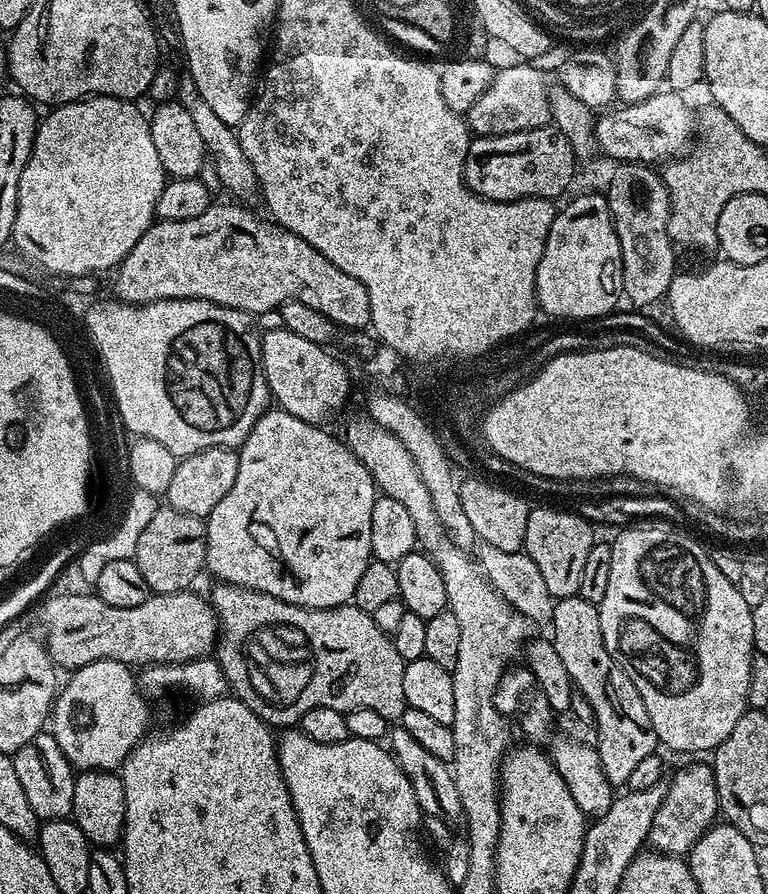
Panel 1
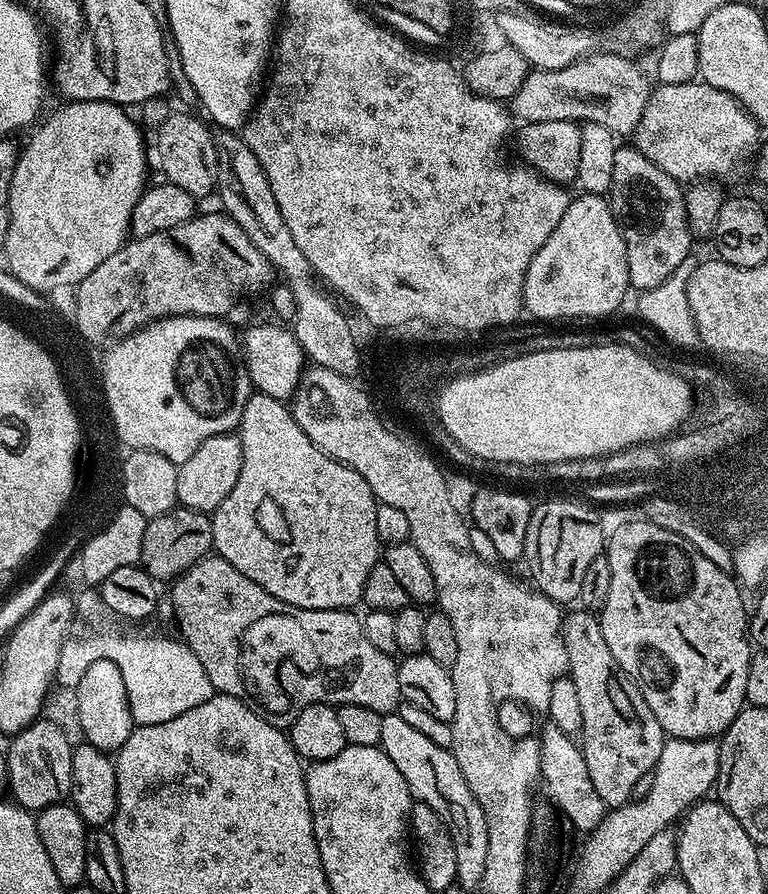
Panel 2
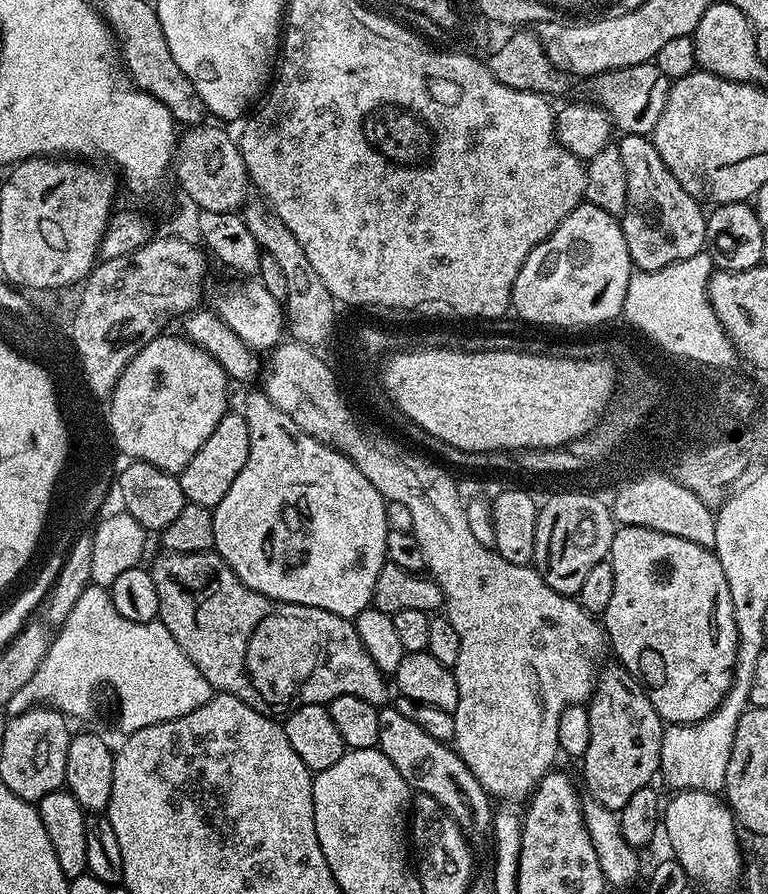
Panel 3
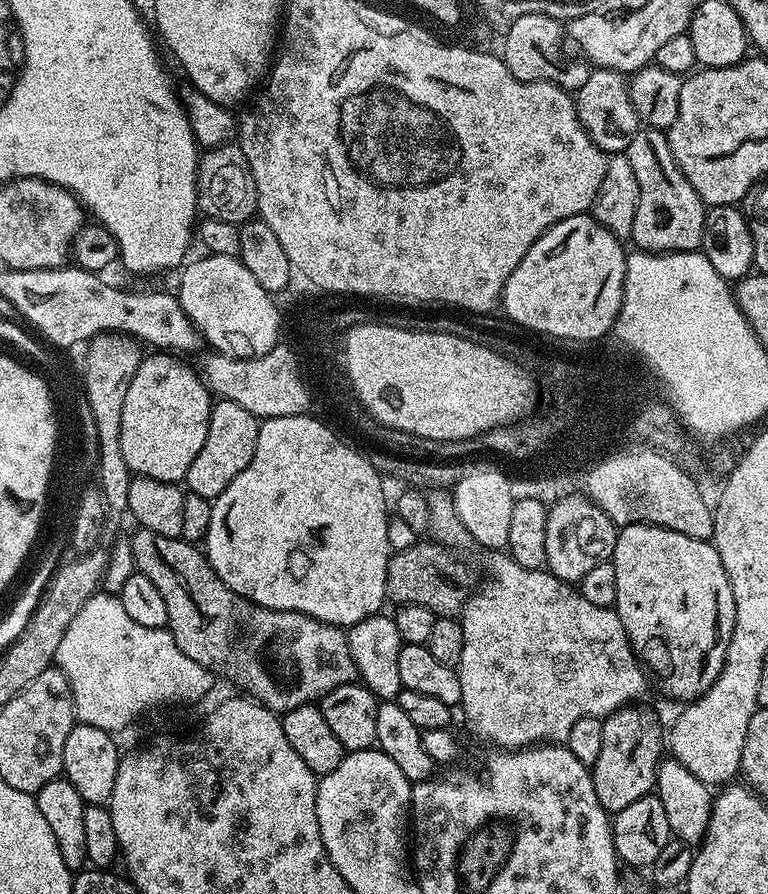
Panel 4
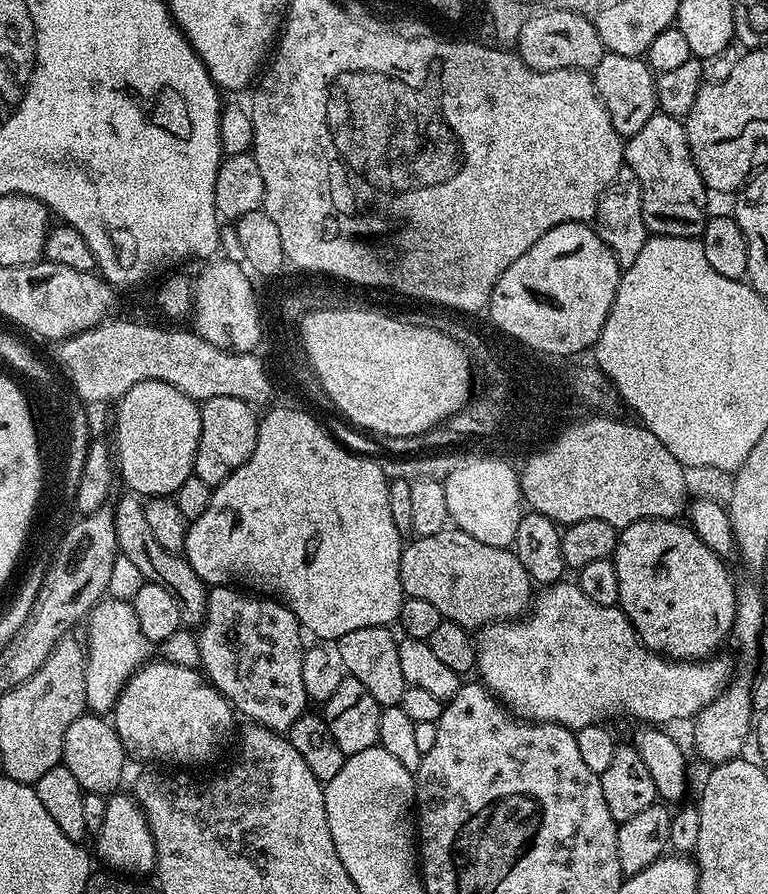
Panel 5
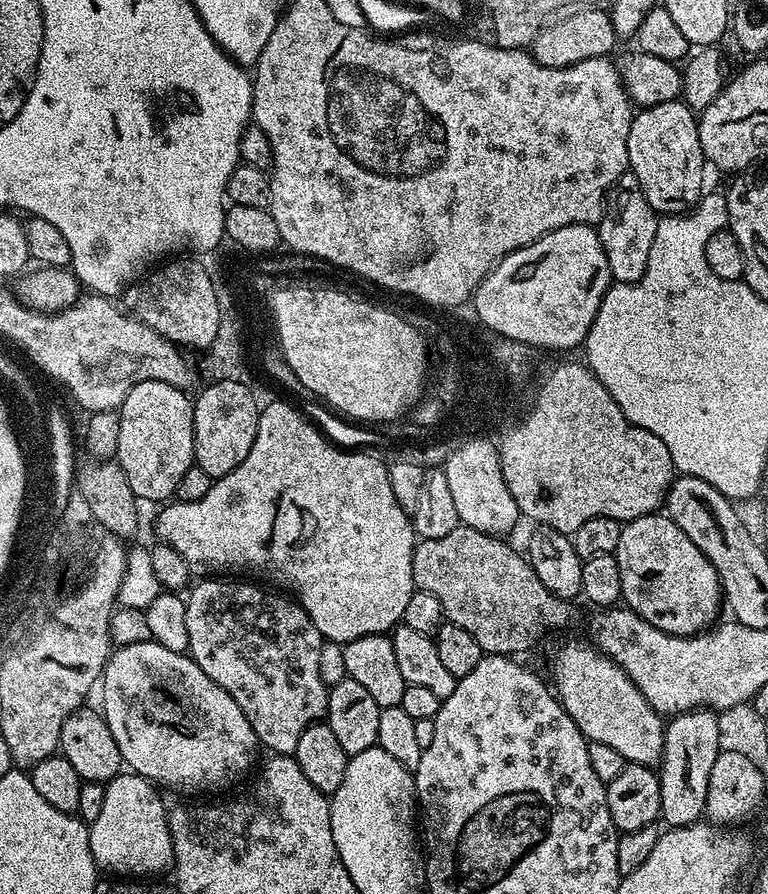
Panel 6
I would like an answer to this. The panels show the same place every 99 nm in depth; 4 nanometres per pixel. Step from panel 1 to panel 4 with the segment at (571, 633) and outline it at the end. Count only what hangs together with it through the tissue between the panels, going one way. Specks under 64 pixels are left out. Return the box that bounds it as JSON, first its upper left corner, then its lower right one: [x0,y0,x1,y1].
[590,706,666,814]

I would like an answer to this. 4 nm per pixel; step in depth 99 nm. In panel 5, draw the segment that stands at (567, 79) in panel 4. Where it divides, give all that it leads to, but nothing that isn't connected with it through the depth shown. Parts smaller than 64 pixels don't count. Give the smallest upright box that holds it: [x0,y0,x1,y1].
[515,9,606,72]

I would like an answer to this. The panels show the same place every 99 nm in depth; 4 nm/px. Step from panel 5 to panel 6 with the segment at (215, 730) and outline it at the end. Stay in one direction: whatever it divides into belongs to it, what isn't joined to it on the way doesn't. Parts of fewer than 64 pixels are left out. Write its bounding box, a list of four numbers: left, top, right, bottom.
[102,638,258,792]

